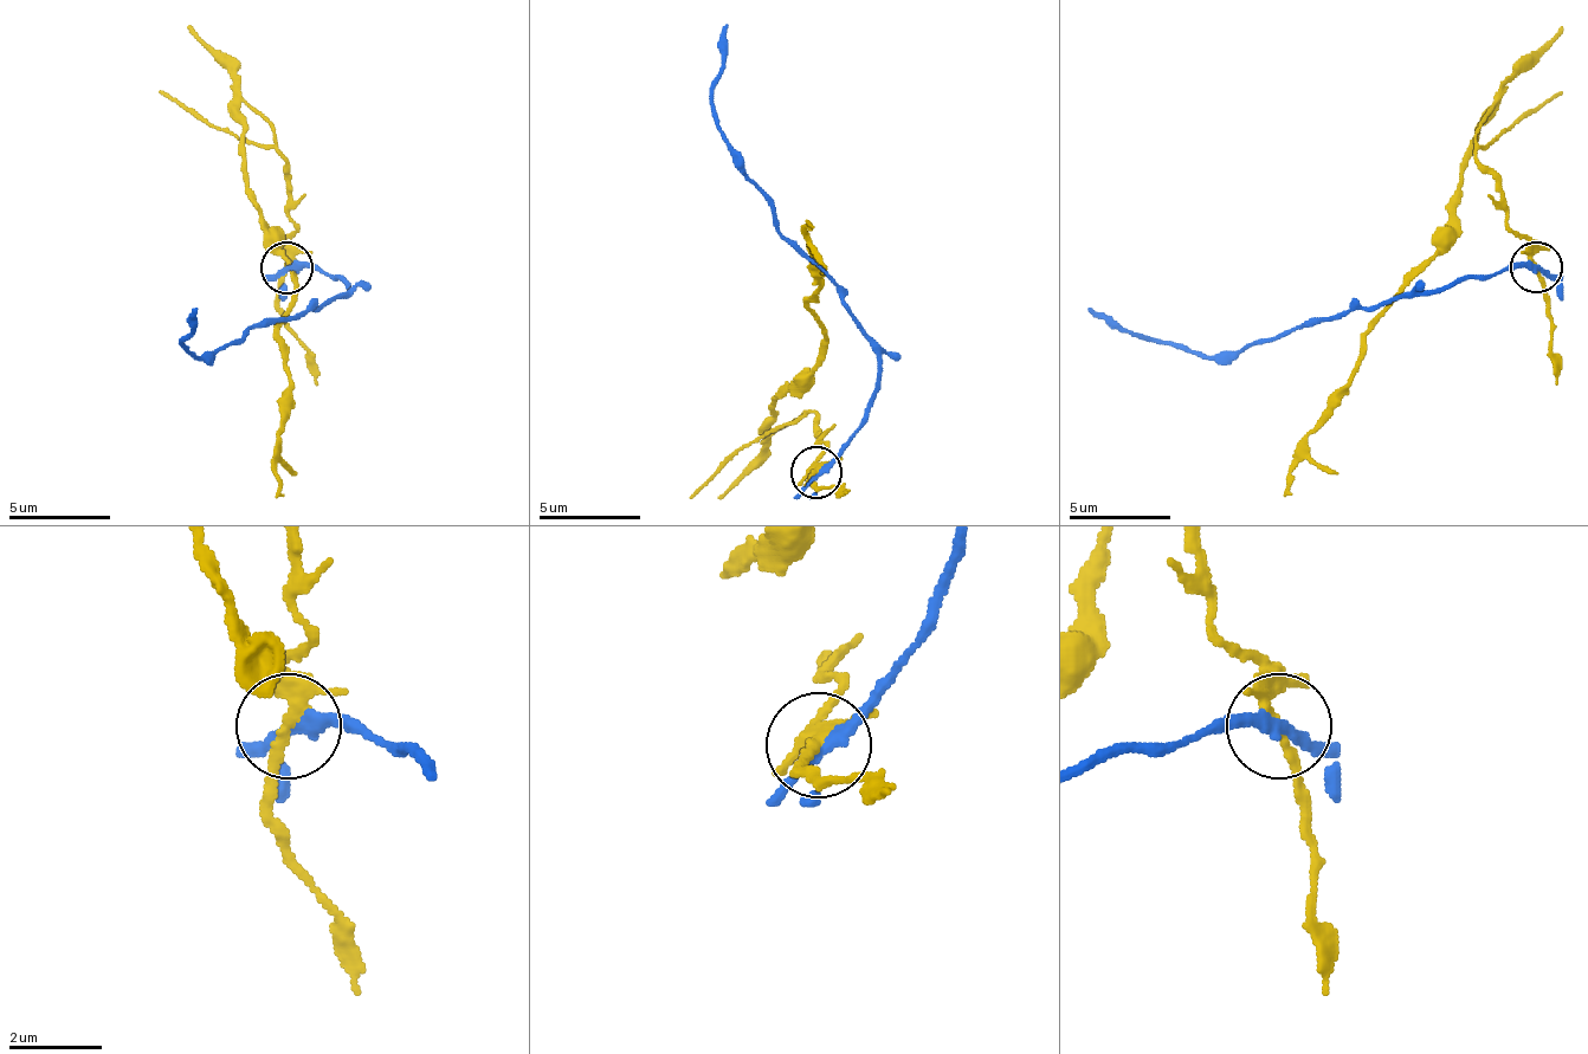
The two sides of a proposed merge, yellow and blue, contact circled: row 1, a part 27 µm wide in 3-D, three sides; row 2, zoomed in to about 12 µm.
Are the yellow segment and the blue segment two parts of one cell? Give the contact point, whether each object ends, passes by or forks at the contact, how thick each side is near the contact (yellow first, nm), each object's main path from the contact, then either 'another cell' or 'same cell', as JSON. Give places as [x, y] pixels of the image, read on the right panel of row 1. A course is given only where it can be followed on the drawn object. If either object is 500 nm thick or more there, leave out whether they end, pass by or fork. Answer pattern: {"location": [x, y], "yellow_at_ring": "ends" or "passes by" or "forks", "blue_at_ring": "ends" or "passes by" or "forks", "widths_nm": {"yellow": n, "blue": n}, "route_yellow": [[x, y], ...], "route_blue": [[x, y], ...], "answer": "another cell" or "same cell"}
{"location": [1536, 267], "yellow_at_ring": "forks", "blue_at_ring": "passes by", "widths_nm": {"yellow": 200, "blue": 260}, "route_yellow": [[1535, 266], [1499, 180], [1479, 159], [1473, 134], [1489, 114], [1448, 240], [1372, 327], [1285, 495]], "route_blue": [[1535, 266], [1448, 286], [1407, 291], [1336, 317], [1311, 317], [1290, 332], [1204, 357], [1148, 342], [1086, 306]], "answer": "another cell"}

